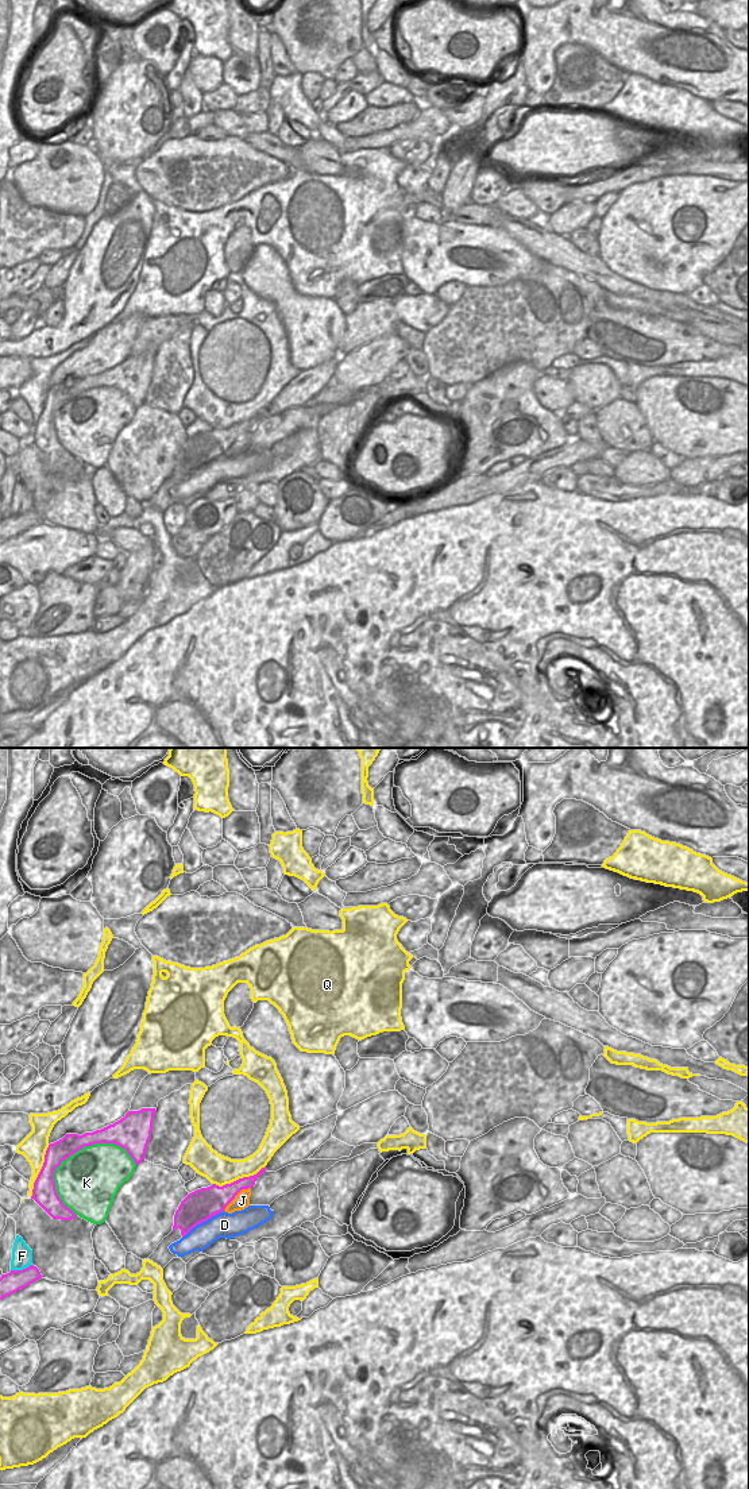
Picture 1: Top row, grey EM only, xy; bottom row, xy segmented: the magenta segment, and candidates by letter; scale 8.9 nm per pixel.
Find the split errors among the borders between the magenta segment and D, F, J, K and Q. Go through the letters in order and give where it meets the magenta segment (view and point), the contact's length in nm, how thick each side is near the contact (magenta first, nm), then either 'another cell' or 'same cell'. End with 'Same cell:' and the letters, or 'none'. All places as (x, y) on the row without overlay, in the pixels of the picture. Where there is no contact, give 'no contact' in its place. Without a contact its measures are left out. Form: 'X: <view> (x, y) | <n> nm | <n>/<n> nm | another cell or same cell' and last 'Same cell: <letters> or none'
D: xy (203, 465) | 440 nm | 280/220 nm | another cell
F: xy (20, 515) | 200 nm | 190/190 nm | another cell
J: xy (235, 439) | 320 nm | 260/140 nm | another cell
K: xy (87, 389) | 800 nm | 180/480 nm | another cell
Q: xy (239, 423) | 500 nm | 200/260 nm | another cell
Same cell: none

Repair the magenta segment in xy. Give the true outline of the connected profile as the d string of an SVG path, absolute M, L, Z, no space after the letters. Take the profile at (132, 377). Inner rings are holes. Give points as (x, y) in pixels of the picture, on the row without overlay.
M155 352L128 355L124 362L93 377L66 378L62 383L50 387L43 410L34 427L34 443L53 463L72 464L76 458L59 443L54 416L62 405L85 390L96 387L115 387L127 394L139 409L146 402L146 394L151 382Z

